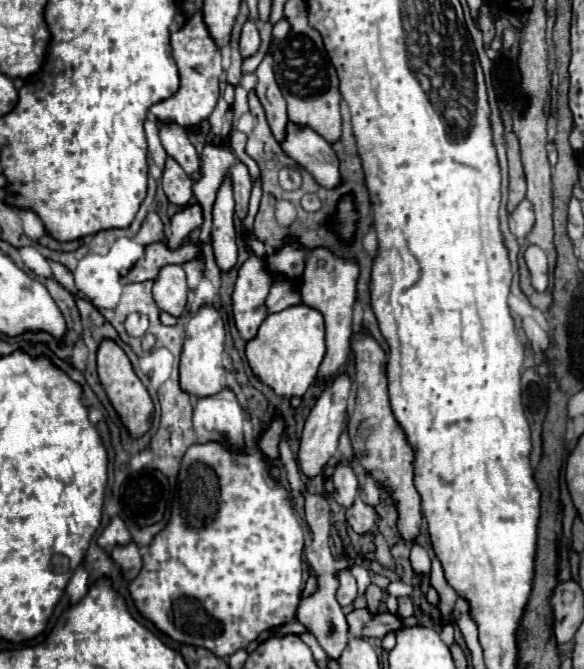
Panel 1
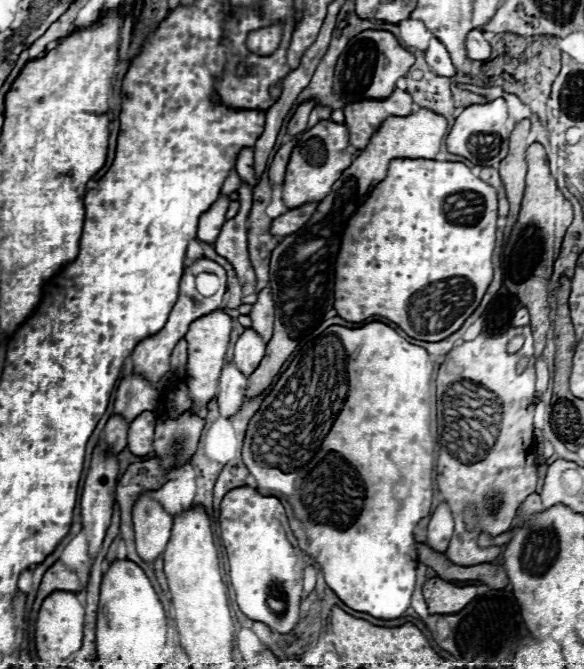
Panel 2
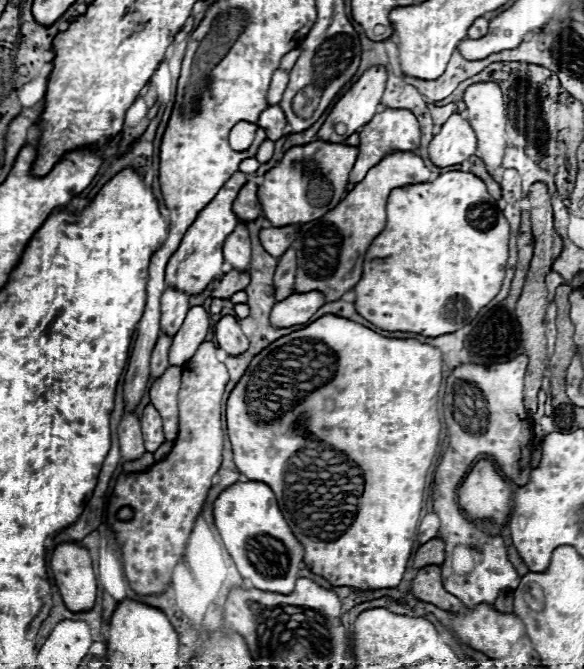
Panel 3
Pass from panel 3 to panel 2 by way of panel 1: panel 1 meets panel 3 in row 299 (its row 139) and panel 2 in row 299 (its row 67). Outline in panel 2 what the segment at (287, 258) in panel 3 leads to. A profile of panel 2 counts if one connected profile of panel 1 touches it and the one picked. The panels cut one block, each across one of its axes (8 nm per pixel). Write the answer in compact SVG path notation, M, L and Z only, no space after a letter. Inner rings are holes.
M270 288L258 292L258 302L252 306L250 318L252 318L252 330L260 334L264 344L268 344L274 328L274 301Z

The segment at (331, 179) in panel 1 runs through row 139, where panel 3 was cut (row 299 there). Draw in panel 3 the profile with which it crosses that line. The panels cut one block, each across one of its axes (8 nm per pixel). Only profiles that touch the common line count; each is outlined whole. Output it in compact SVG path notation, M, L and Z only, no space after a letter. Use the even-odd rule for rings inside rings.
M294 292L292 296L288 296L288 300L282 300L272 308L270 324L274 328L290 328L304 324L322 306L324 296L320 296L320 292L306 292L304 296Z

